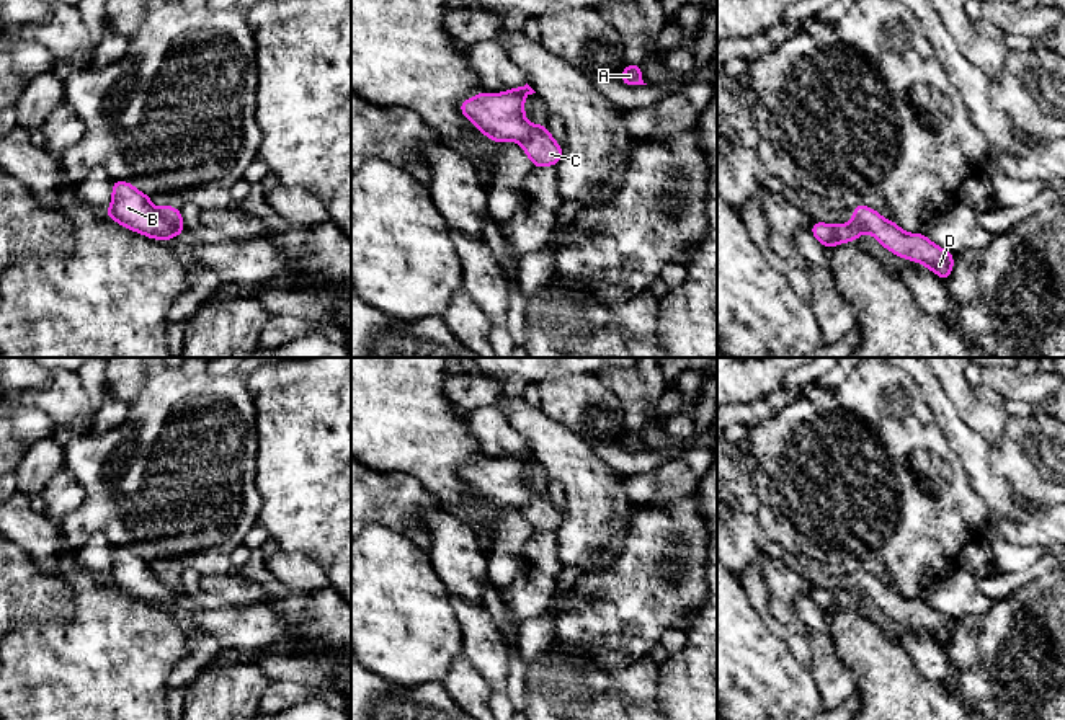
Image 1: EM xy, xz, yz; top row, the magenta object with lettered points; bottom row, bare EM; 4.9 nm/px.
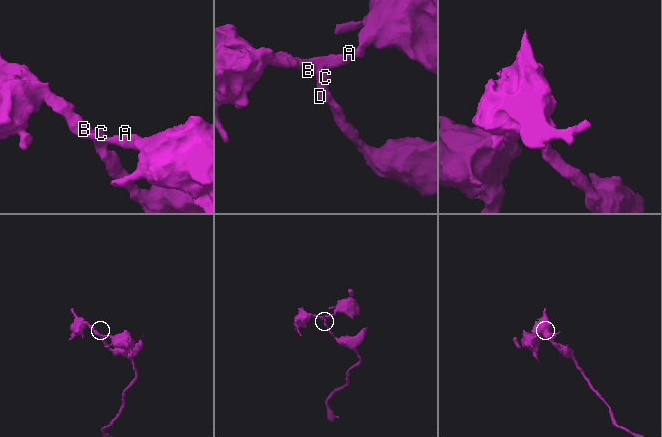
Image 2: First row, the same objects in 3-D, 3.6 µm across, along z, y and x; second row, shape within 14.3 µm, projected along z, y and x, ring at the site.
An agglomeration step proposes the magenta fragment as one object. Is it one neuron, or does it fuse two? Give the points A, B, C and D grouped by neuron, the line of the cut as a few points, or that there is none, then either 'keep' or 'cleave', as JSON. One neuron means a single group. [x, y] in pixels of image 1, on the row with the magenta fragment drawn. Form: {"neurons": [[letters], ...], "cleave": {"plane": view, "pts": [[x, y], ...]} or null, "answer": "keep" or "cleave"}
{"neurons": [["A", "B"], ["C", "D"]], "cleave": {"plane": "xy", "pts": [[157, 211], [175, 234]]}, "answer": "cleave"}

